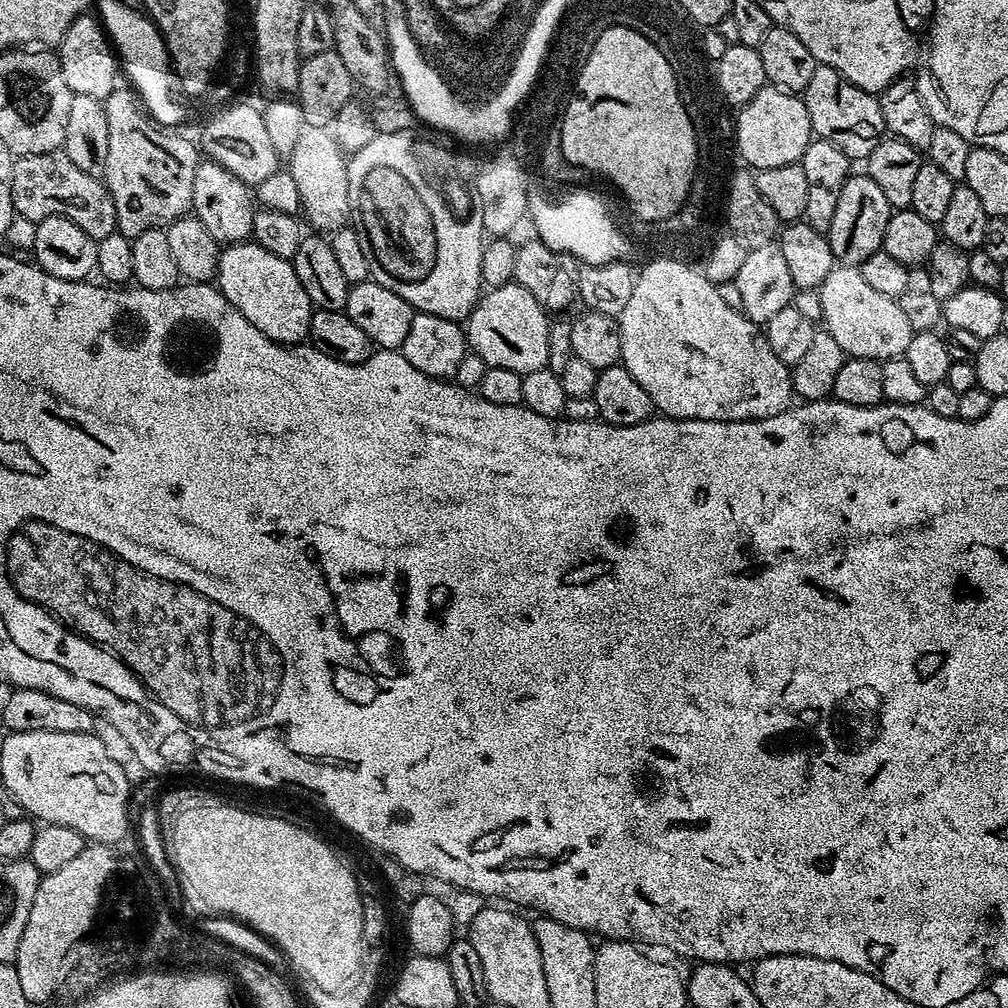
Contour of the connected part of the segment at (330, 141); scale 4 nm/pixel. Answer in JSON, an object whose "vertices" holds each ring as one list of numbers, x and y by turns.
{"vertices":[[309,124,298,134,294,150,286,158,286,171,298,185,300,212,308,219,307,227,320,234,331,234,349,223,350,182,348,181,348,160,336,145,336,139,327,127]]}

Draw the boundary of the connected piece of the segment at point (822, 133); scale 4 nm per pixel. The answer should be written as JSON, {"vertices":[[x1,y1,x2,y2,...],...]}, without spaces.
{"vertices":[[817,64,814,75,810,77,810,86,802,94,806,114,810,114,810,126,819,139,830,142,846,154,850,162,867,161,870,150,885,139,882,122,882,106,873,93,854,86,845,76,838,74,825,64]]}

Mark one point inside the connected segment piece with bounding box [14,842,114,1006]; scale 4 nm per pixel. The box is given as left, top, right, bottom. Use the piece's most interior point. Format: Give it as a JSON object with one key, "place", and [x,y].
{"place":[63,903]}

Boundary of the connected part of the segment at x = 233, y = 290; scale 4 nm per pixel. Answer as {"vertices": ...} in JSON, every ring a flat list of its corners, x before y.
{"vertices":[[255,242,230,244,220,253,214,280,224,299,258,326,266,338,285,346,296,346,309,339,314,306,306,290,302,290,291,260,278,258,278,254,270,254,270,250]]}

